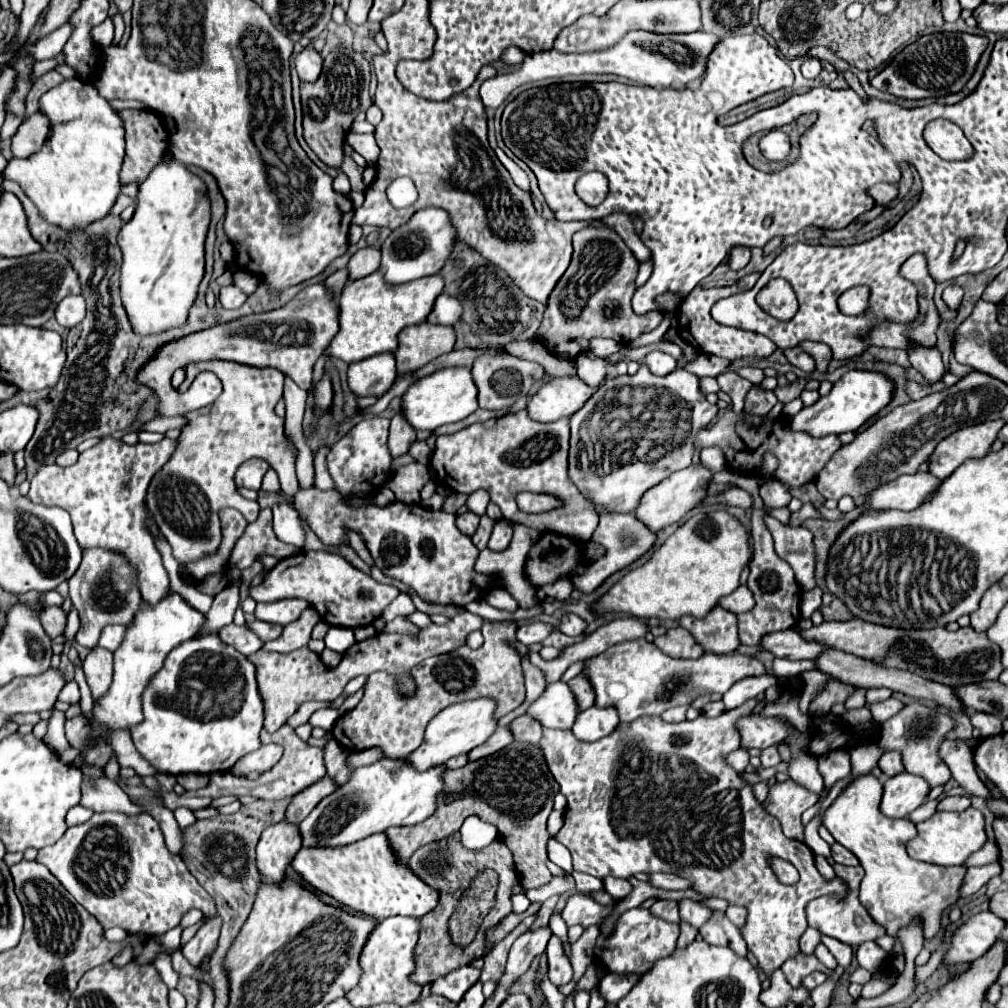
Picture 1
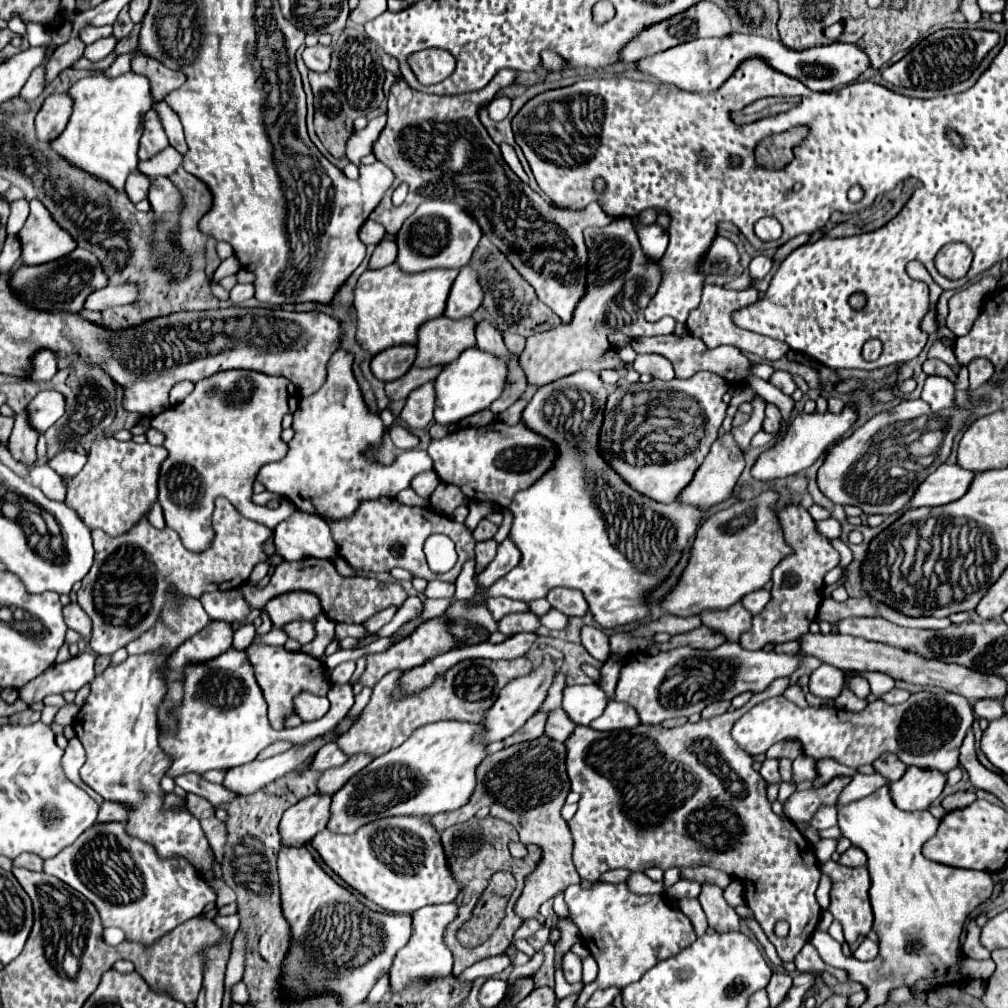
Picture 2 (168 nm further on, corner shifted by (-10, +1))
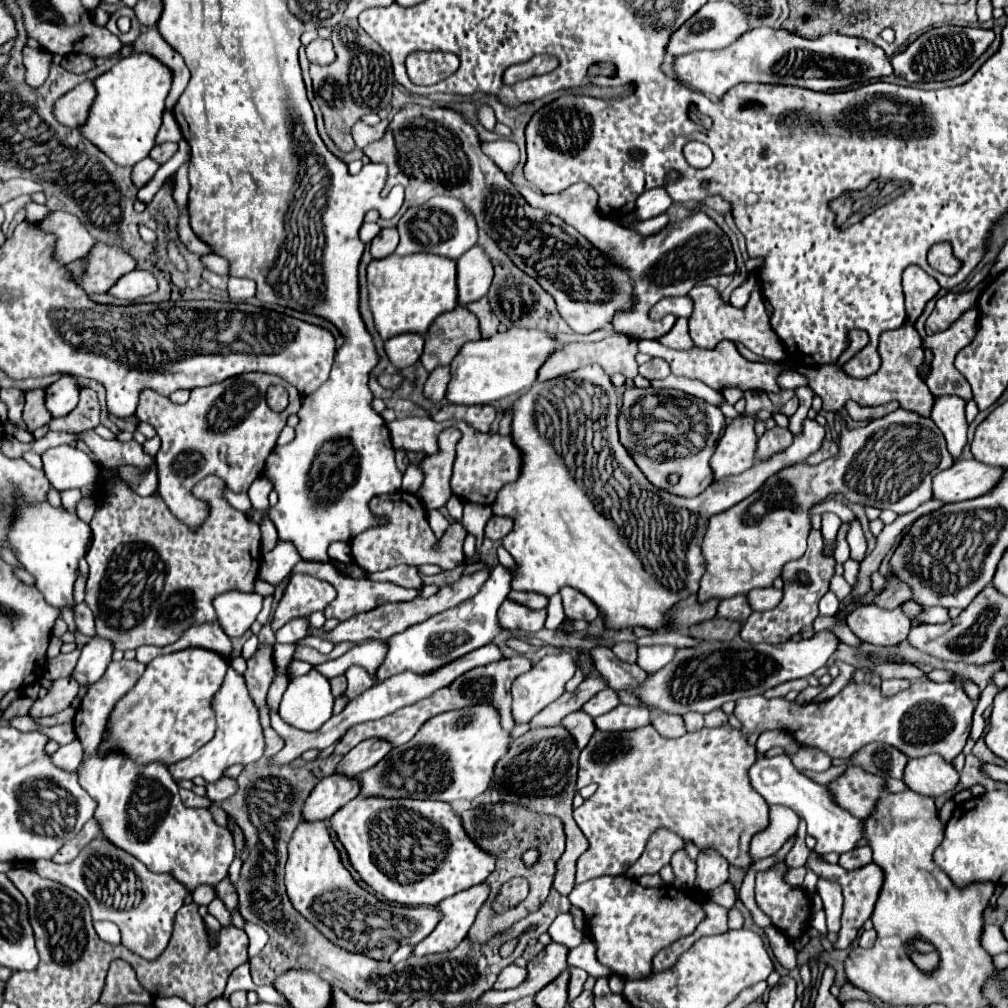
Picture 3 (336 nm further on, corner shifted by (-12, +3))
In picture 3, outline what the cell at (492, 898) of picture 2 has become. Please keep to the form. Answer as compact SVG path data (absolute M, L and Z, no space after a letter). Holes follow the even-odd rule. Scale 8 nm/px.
M513 878L513 880L509 880L509 882L501 888L499 896L495 898L493 910L495 910L495 912L505 912L505 910L513 908L515 904L519 904L519 902L527 896L527 892L529 892L529 886L527 886L525 878Z

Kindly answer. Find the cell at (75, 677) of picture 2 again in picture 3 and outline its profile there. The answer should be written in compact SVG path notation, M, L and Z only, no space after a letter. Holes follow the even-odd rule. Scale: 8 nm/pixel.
M99 636L91 638L81 650L81 658L77 662L77 668L73 670L73 678L81 686L91 686L107 670L109 662L113 660L111 656L113 656L111 642L107 642L105 638L99 638Z

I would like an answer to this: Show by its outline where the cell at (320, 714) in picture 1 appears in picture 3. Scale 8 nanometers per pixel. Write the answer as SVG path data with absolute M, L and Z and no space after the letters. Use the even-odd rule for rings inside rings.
M311 670L307 676L289 682L279 706L279 716L289 726L311 732L331 718L333 696L329 680Z

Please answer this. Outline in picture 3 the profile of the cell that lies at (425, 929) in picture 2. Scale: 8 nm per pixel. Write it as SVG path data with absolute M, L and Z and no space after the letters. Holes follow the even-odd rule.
M481 882L477 886L471 886L469 890L463 890L447 900L443 900L437 908L443 912L443 922L437 924L437 928L415 946L415 956L435 954L435 952L447 952L459 946L459 942L467 936L469 928L475 922L475 916L483 902L489 896L491 886L487 882Z

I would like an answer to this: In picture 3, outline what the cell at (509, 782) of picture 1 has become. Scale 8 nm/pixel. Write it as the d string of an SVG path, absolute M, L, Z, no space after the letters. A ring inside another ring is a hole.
M563 726L537 728L513 740L509 752L499 760L495 768L497 788L505 802L525 804L531 810L537 810L543 814L555 814L563 820L565 834L567 834L567 848L557 864L557 874L553 880L553 888L559 890L559 894L569 894L573 890L575 862L589 846L585 834L579 830L579 826L573 820L573 796L575 796L577 770L579 770L579 748Z

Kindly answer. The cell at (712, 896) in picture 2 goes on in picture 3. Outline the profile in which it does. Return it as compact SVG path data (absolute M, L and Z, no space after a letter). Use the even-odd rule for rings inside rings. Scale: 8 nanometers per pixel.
M705 850L697 856L697 880L695 886L707 894L727 882L727 860L717 850Z

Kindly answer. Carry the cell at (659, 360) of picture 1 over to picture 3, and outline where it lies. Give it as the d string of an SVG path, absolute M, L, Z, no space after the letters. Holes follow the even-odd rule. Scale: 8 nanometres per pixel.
M653 358L651 362L639 366L639 374L641 374L643 378L647 378L647 380L659 380L659 378L669 376L671 370L669 370L669 364L667 364L665 360L661 360L661 358Z

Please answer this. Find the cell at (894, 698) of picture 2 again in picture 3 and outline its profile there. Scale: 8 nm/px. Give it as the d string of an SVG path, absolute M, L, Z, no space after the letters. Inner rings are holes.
M883 680L881 682L881 692L885 696L893 696L901 690L907 690L909 688L909 680Z

